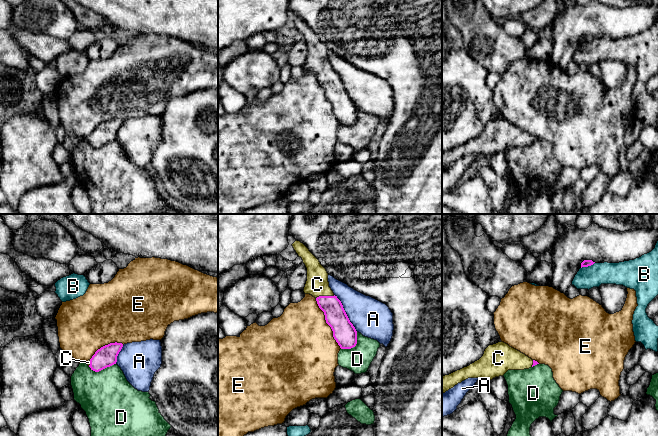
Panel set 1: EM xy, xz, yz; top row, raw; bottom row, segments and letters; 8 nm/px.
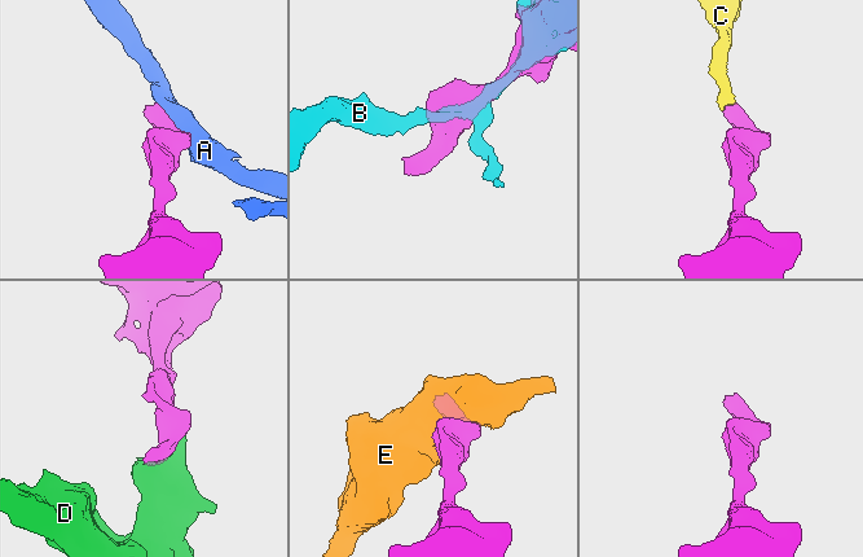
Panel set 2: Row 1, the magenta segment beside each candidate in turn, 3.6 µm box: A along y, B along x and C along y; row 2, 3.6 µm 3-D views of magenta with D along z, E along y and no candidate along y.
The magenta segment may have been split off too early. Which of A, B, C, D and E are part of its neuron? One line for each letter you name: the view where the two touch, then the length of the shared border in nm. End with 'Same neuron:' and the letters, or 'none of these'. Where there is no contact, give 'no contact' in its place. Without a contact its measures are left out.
C: meets magenta in xz; contact 150 nm long
Same neuron: C

